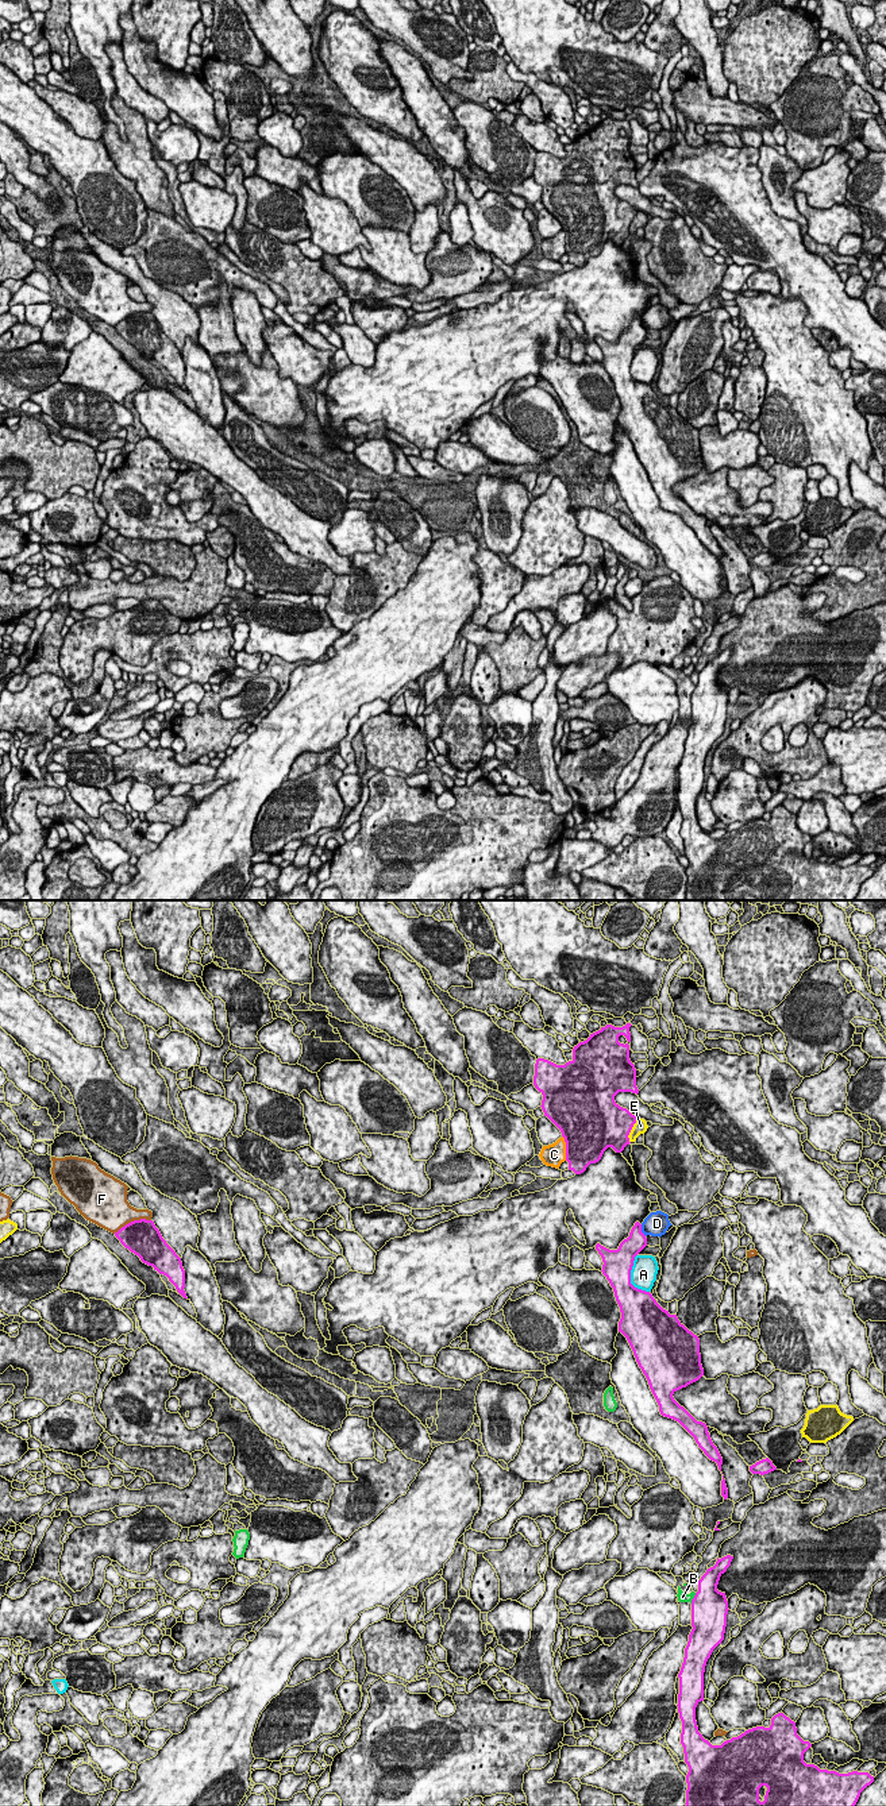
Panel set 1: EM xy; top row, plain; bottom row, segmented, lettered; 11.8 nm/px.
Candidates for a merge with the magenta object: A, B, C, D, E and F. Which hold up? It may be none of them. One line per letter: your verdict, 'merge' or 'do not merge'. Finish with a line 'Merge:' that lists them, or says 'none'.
A: do not merge
B: do not merge
C: do not merge
D: do not merge
E: do not merge
F: do not merge
Merge: none

